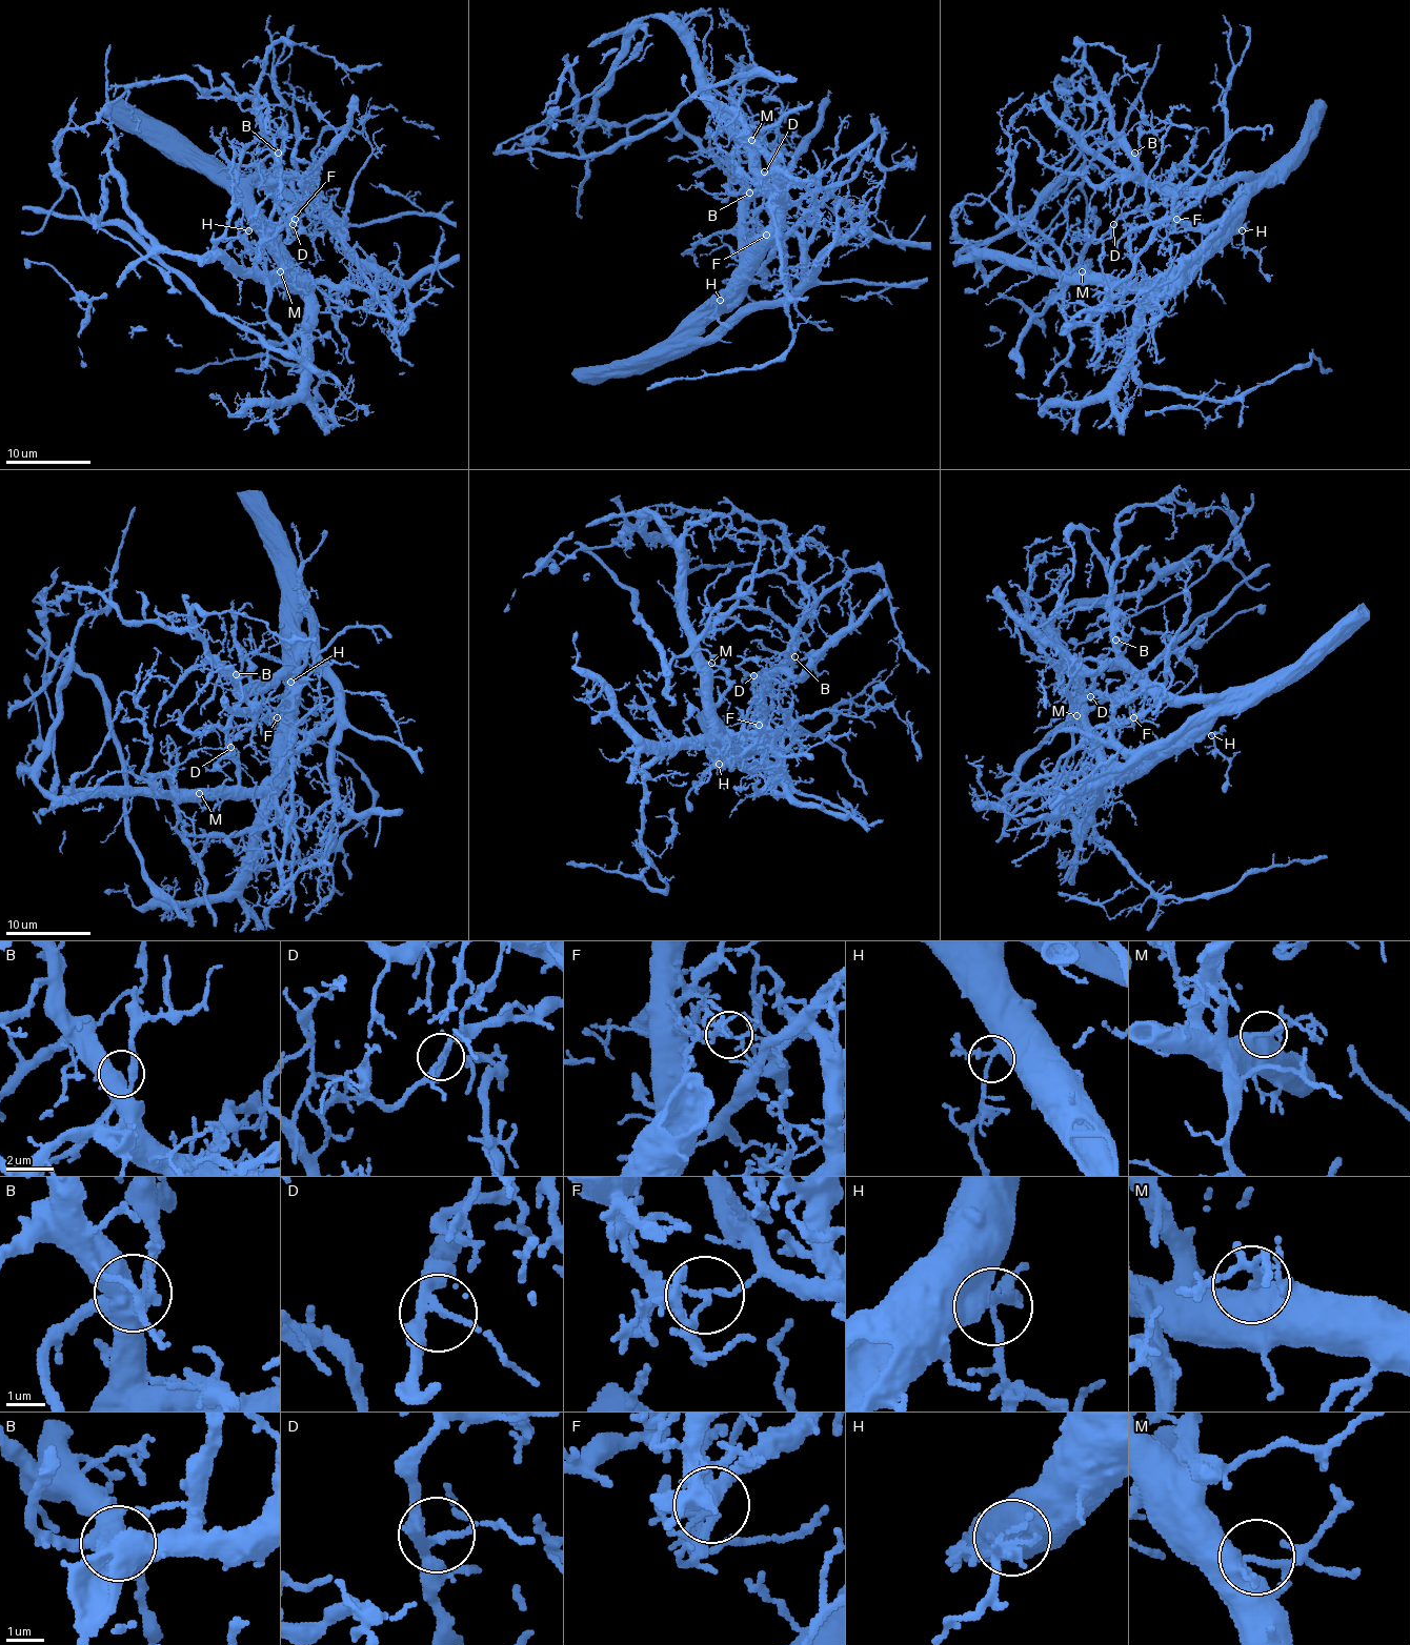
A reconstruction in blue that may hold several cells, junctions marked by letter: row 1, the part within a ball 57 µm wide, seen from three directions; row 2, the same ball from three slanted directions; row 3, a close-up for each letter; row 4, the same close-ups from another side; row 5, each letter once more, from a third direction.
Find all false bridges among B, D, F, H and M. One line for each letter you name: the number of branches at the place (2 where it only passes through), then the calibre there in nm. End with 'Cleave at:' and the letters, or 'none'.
F: Branches: 4. Thickness 120 nm
Cleave at: F

